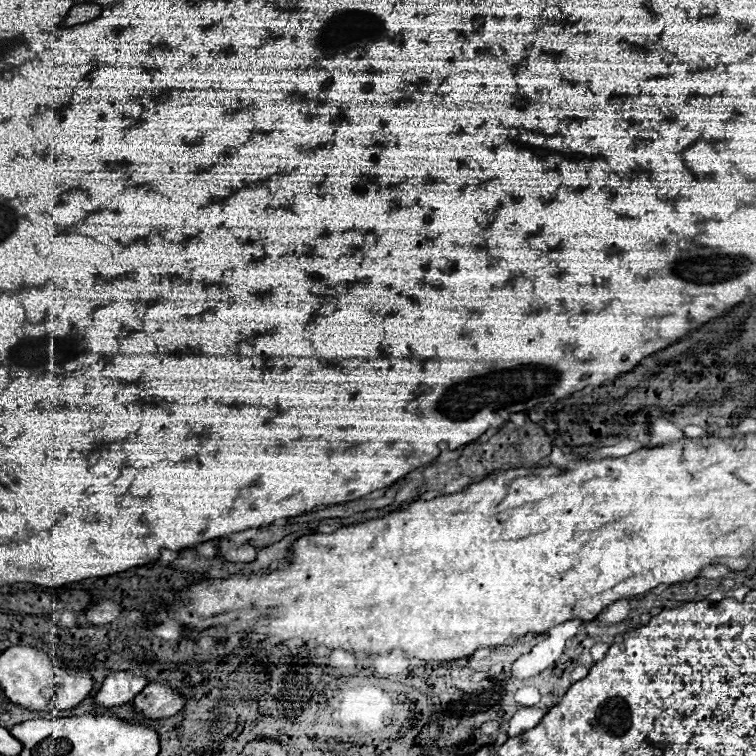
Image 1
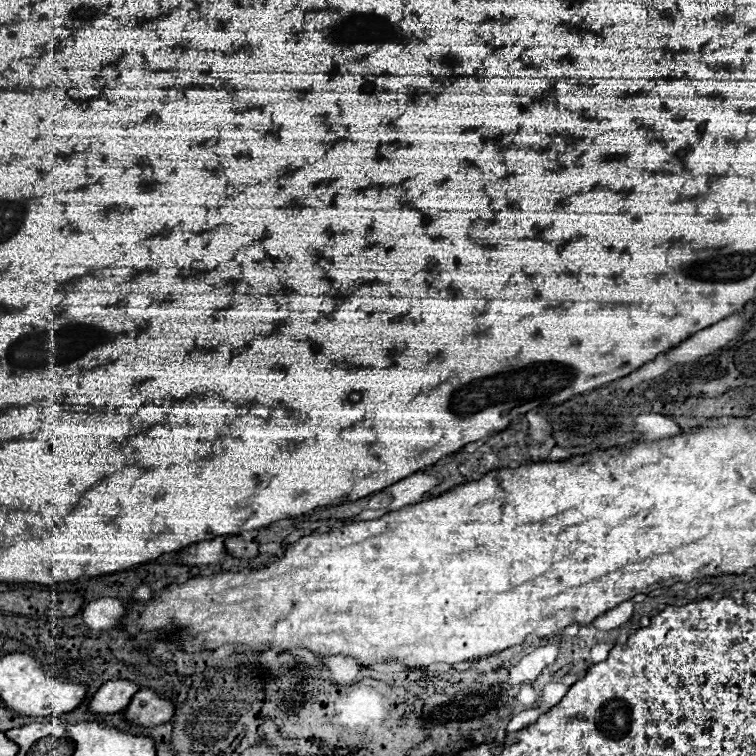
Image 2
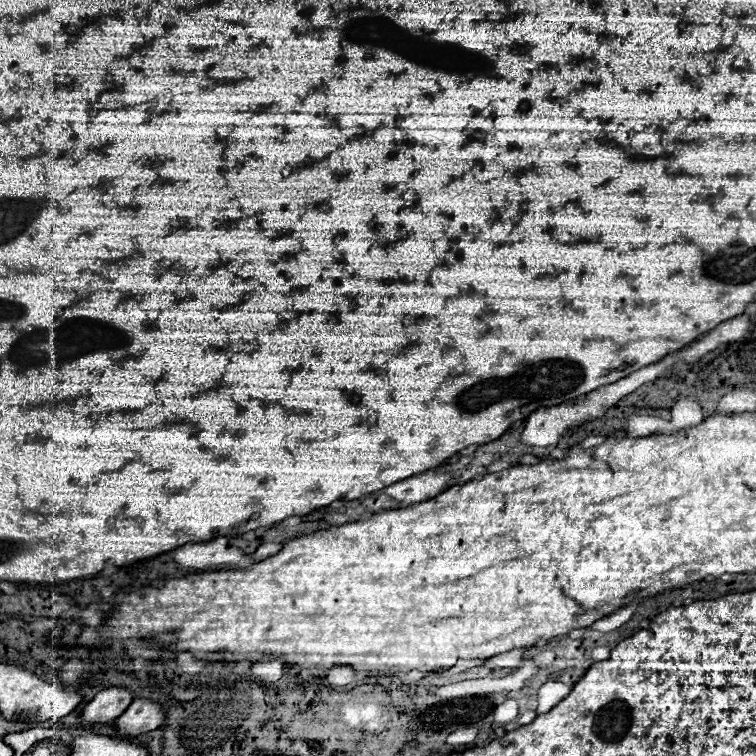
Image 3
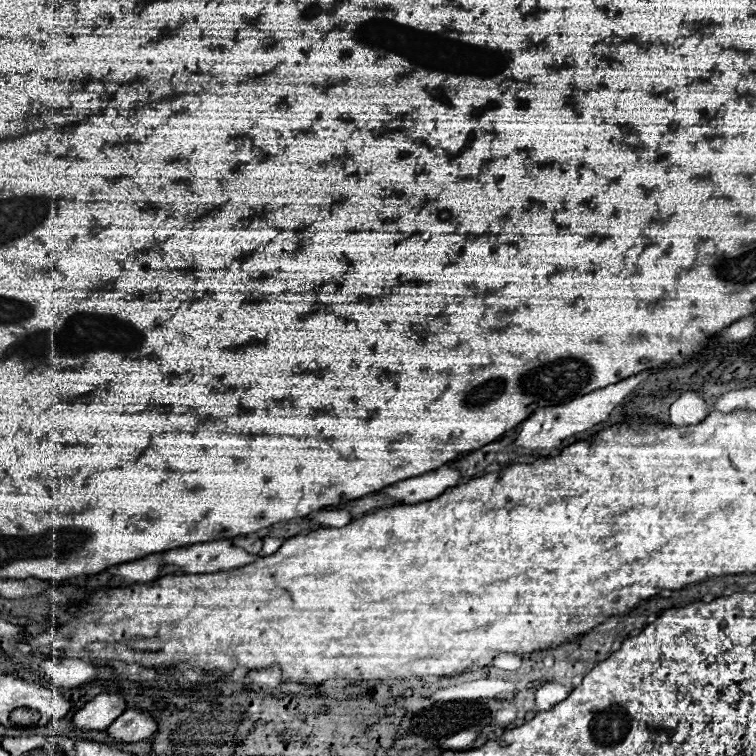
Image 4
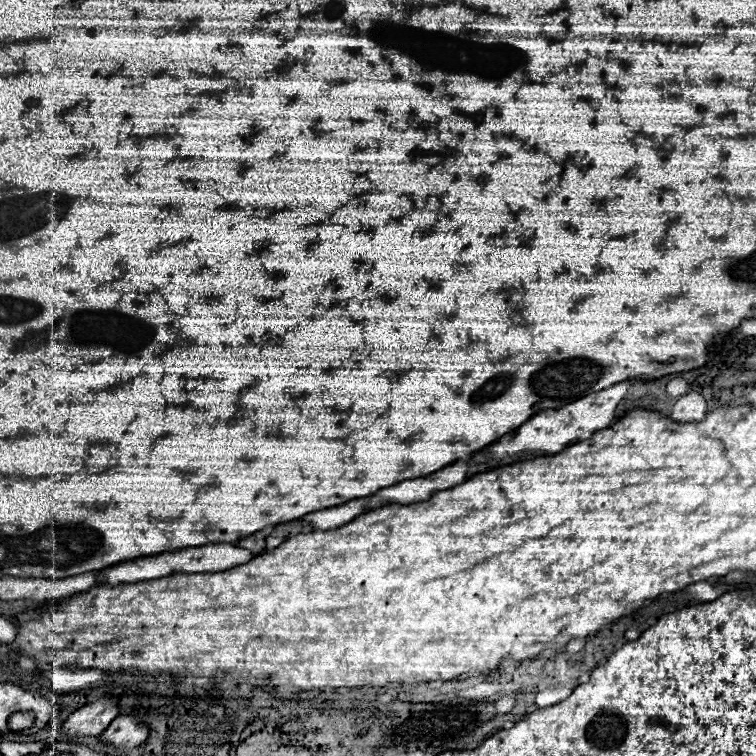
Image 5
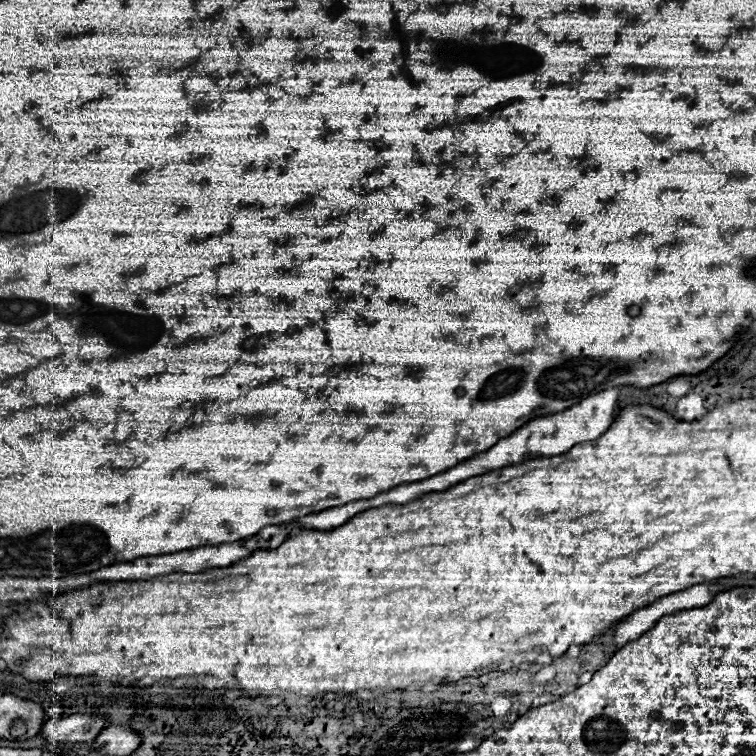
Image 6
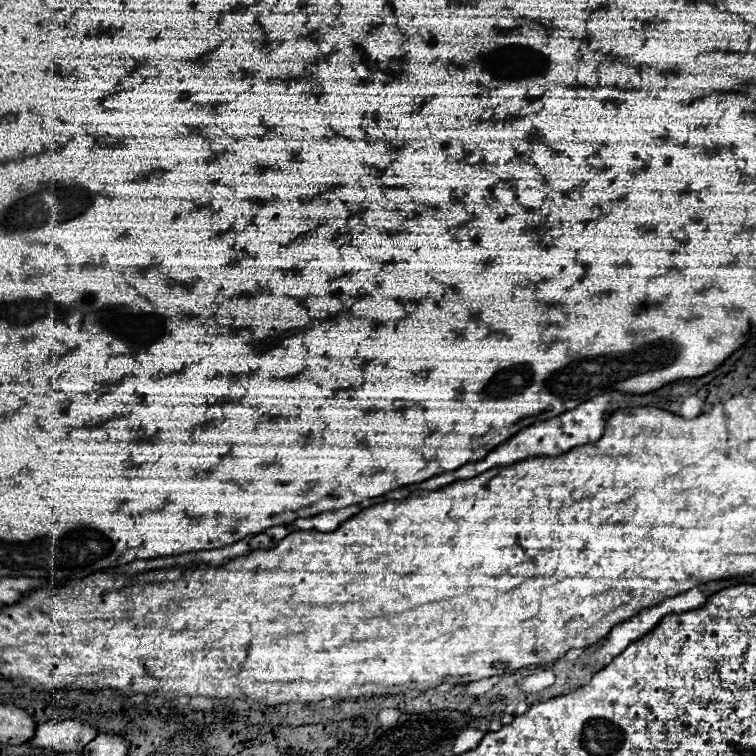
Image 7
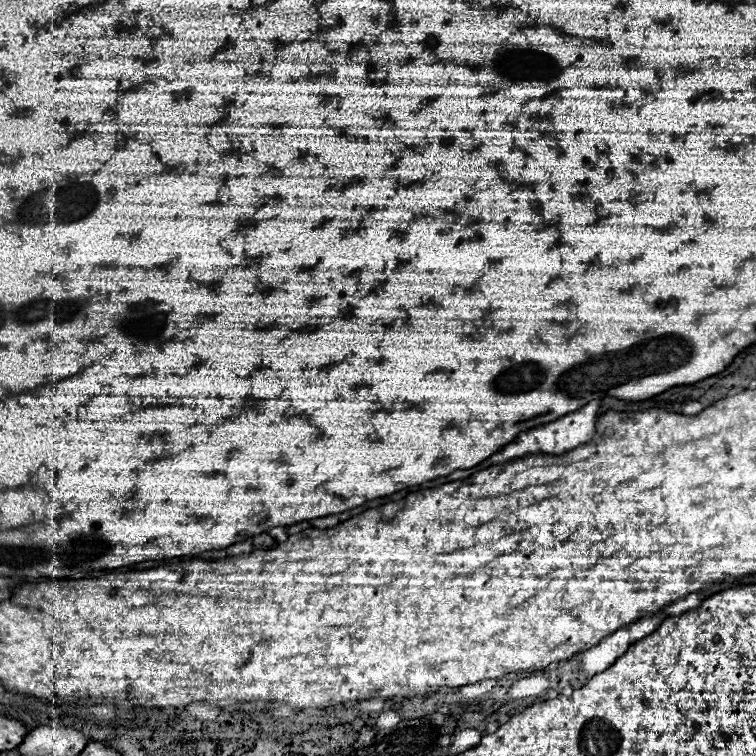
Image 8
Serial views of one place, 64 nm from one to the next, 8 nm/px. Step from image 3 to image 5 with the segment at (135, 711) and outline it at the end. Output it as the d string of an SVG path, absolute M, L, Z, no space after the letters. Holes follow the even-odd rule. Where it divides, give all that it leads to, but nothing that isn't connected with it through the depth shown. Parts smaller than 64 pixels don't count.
M122 714L112 720L112 724L102 732L102 742L112 744L114 748L134 748L146 742L150 730L144 722L138 722L132 714Z

